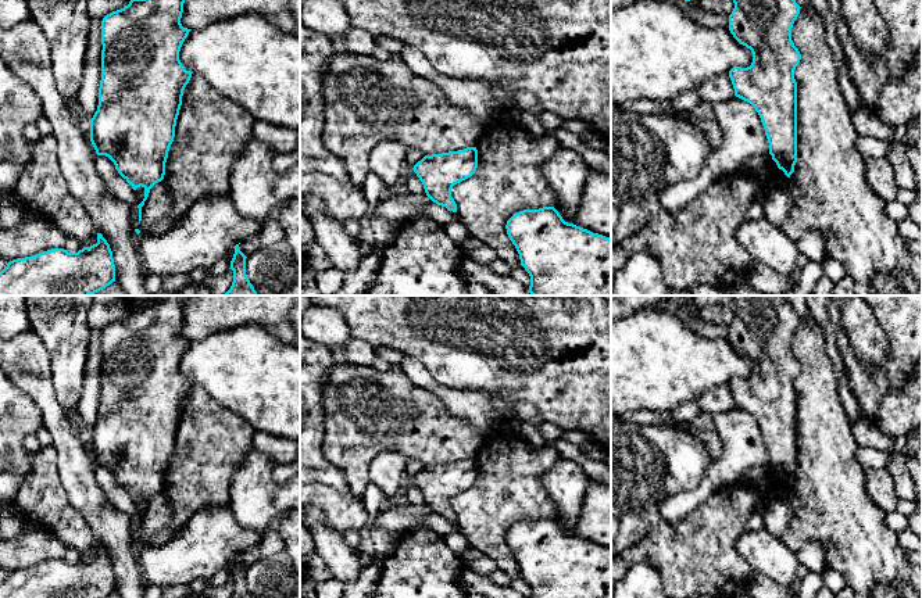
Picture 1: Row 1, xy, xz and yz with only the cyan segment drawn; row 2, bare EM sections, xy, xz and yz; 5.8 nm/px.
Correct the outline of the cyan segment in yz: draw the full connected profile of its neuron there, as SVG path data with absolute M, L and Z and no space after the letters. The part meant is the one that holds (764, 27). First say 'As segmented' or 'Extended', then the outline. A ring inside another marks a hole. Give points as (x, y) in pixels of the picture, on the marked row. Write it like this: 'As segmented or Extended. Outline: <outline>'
As segmented. Outline: M733 0L729 31L751 50L753 62L747 68L729 71L735 96L750 103L758 112L769 143L769 154L787 178L797 162L797 82L794 69L801 60L791 40L791 28L800 14L796 0Z

